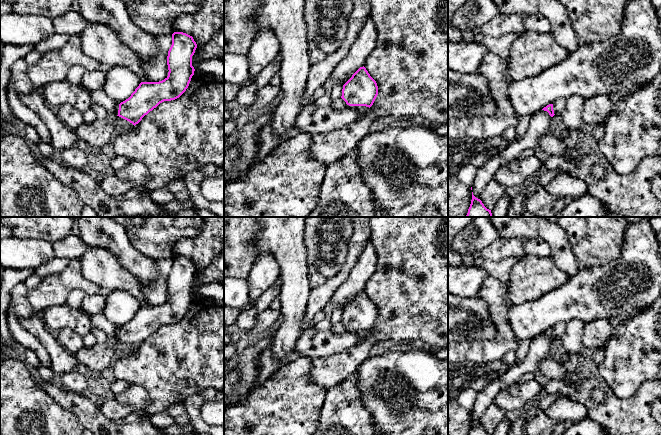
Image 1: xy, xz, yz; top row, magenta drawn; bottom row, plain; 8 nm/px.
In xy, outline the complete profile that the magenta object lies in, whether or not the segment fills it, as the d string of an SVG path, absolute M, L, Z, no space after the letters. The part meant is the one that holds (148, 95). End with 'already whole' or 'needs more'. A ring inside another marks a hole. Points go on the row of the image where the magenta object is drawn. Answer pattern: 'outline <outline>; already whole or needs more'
outline M174 32L167 56L168 76L159 82L141 82L131 96L119 104L117 116L135 126L160 103L179 98L194 75L192 56L196 48L192 36Z; already whole

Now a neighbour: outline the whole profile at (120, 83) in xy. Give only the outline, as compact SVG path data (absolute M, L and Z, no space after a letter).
M113 66L106 73L102 90L117 103L128 99L141 83L140 77L123 66Z

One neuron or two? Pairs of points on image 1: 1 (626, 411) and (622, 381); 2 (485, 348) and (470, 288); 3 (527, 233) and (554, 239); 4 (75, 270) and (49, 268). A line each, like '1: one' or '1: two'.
1: two
2: two
3: one
4: two

